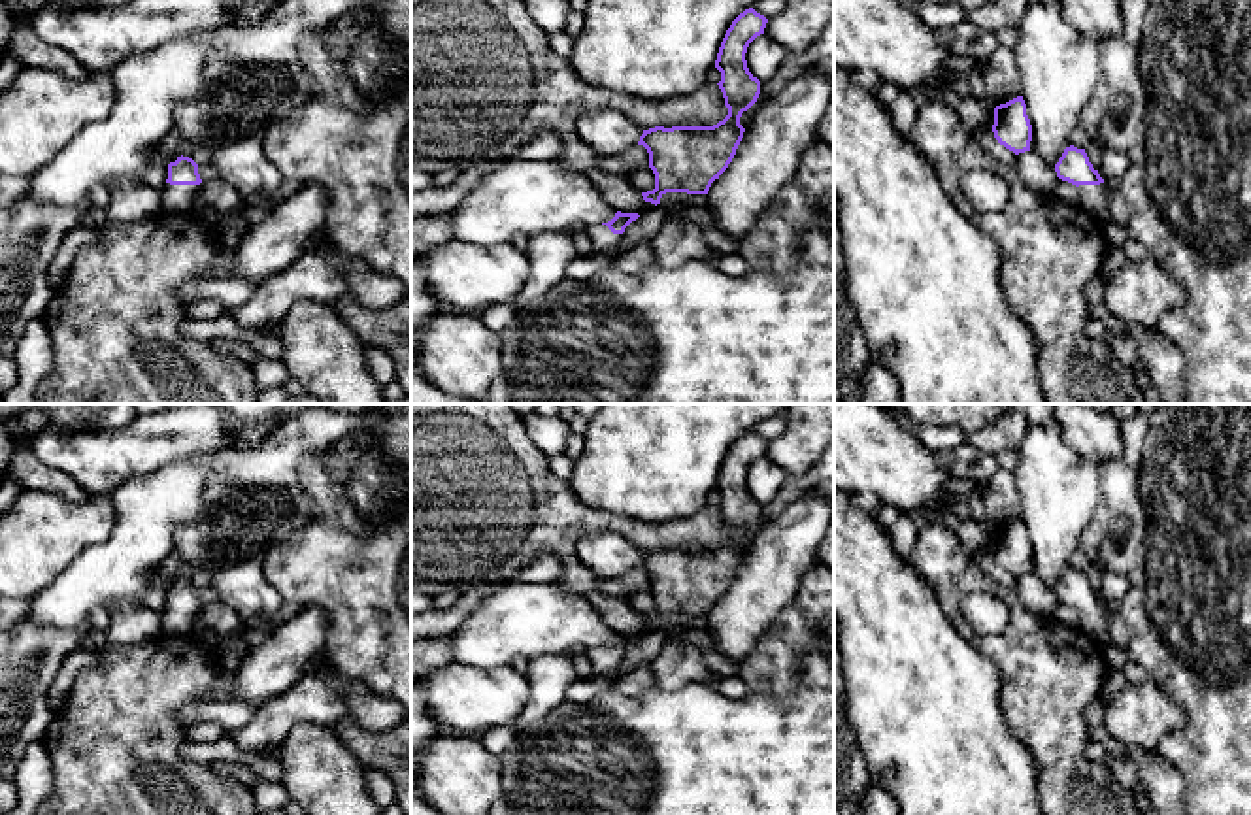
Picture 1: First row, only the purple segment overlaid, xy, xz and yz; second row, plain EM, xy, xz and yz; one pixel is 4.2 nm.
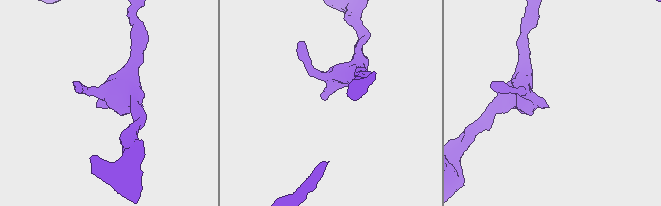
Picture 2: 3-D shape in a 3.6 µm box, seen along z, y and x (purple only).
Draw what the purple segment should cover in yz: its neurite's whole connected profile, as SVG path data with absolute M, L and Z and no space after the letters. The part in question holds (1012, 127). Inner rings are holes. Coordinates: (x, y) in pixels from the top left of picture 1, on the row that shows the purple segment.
M1023 96L994 108L994 138L1015 155L1030 151L1032 125Z

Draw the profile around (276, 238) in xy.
M304 183L294 194L255 215L234 251L234 275L255 287L291 266L309 240L323 232L326 208L325 189Z

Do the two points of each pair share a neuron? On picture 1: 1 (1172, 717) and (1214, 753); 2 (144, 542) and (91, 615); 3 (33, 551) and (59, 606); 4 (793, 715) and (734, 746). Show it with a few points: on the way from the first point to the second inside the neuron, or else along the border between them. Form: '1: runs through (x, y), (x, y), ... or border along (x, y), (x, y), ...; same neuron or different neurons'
1: border along (1159, 689), (1185, 725), (1155, 749); different neurons
2: runs through (125, 561), (91, 597); same neuron
3: border along (80, 553), (31, 600); different neurons
4: runs through (778, 731), (763, 746), (750, 746); same neuron

